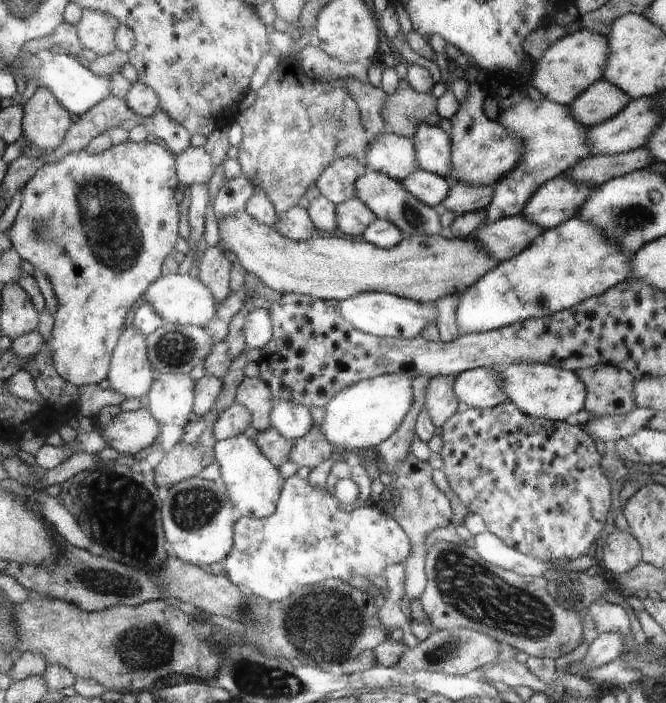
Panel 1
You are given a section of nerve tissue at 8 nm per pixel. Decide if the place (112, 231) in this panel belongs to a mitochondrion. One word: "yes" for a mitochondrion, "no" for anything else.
yes

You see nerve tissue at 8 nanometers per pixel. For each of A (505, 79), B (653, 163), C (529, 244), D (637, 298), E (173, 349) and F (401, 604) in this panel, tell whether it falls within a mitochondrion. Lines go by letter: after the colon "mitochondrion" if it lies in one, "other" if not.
A: other
B: other
C: other
D: other
E: mitochondrion
F: other

